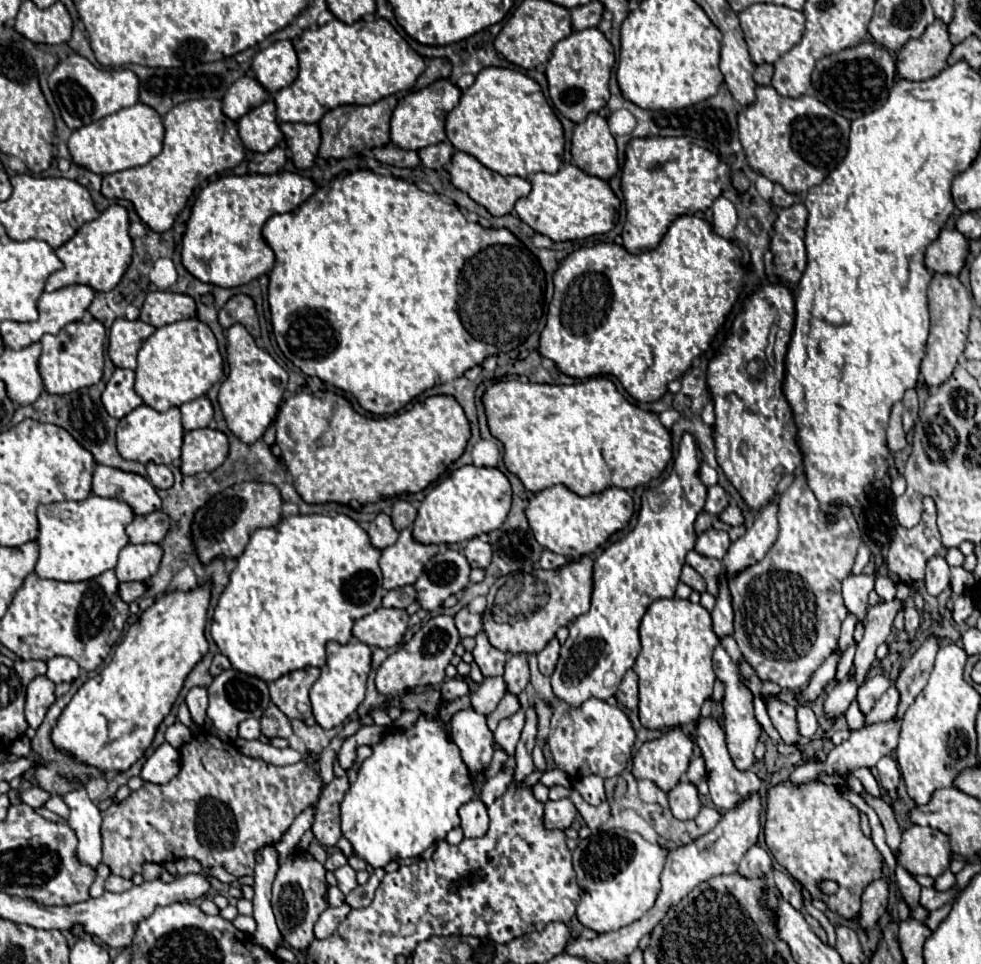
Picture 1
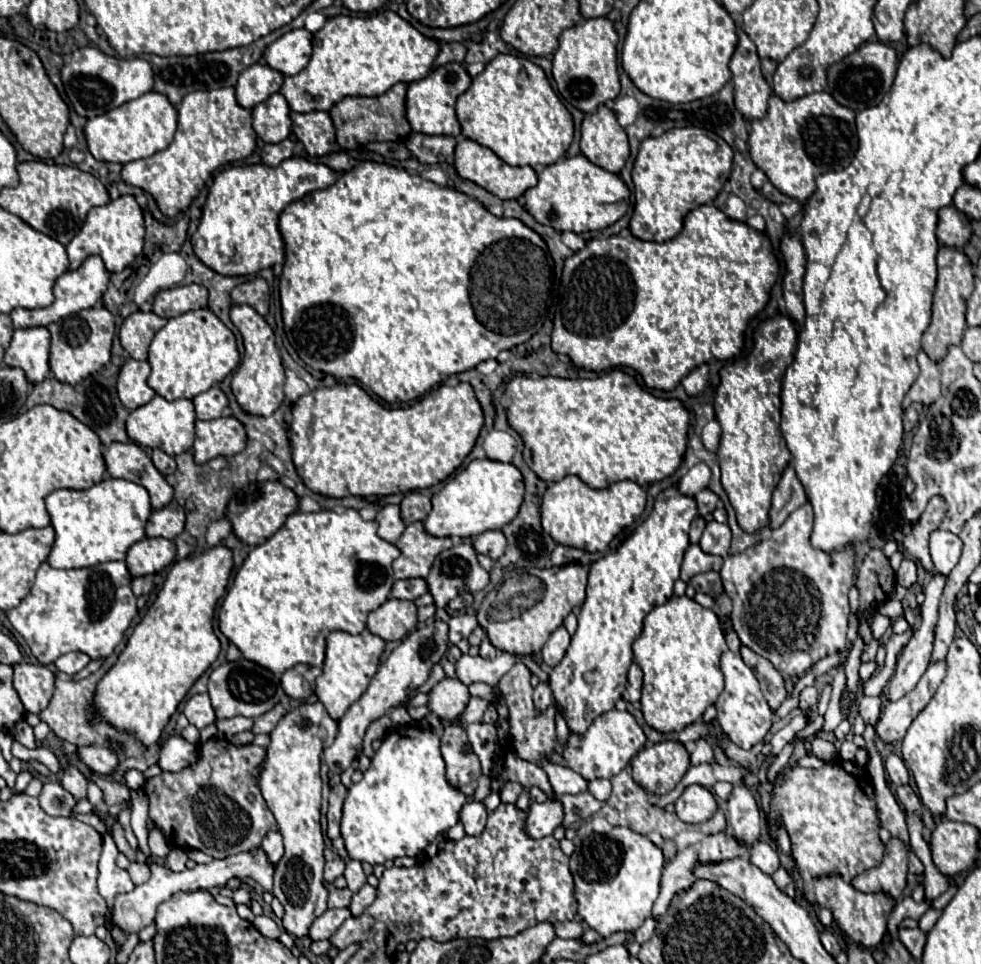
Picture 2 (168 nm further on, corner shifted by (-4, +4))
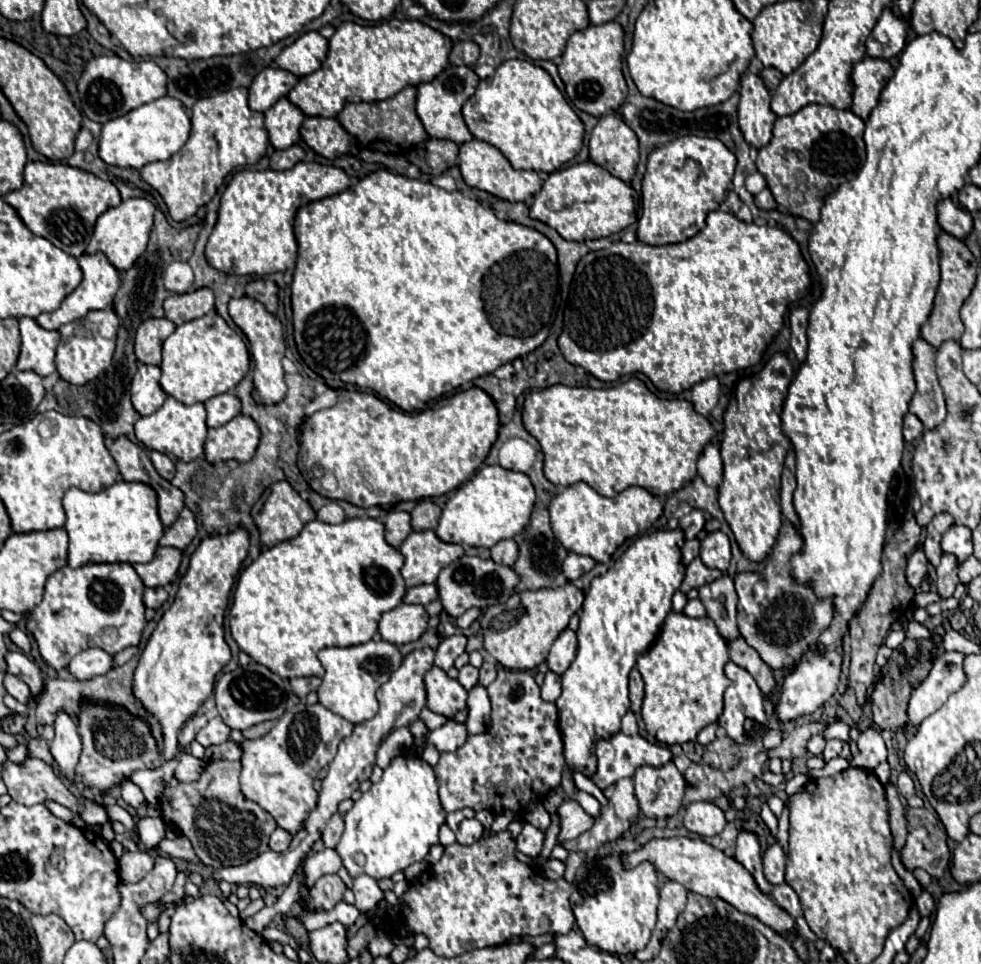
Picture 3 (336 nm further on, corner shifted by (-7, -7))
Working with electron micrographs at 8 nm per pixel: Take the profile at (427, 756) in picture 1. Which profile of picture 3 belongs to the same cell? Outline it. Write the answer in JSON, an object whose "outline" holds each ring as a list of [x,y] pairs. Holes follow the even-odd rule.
{"outline":[[[406,752],[392,760],[392,764],[384,770],[382,780],[372,784],[372,788],[364,792],[362,798],[354,802],[352,810],[344,816],[344,834],[336,846],[336,852],[352,878],[360,874],[368,874],[374,880],[390,878],[392,874],[426,858],[430,846],[438,844],[438,828],[444,824],[444,820],[446,810],[442,808],[438,798],[438,782],[432,766],[424,762],[420,756]]]}

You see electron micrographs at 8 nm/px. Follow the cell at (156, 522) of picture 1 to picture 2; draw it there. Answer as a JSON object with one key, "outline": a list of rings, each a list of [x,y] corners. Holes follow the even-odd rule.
{"outline":[[[171,501],[167,507],[153,511],[145,533],[147,537],[165,537],[165,539],[175,539],[183,531],[183,509]]]}

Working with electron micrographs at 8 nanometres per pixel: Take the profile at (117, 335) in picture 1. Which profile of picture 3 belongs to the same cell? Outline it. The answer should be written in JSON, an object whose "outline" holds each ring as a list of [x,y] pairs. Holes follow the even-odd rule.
{"outline":[[[150,318],[140,324],[136,332],[136,358],[144,364],[160,364],[162,362],[162,342],[176,330],[176,324],[168,318]]]}

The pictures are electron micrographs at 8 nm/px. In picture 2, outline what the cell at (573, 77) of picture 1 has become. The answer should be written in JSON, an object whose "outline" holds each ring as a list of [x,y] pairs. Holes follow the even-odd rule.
{"outline":[[[607,17],[585,19],[561,33],[553,57],[553,79],[559,95],[583,113],[595,113],[601,103],[613,101],[619,95],[617,33]]]}

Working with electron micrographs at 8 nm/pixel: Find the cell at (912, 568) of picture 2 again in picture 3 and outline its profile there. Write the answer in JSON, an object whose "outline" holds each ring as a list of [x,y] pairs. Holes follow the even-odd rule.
{"outline":[[[922,544],[916,546],[916,550],[912,552],[910,560],[908,560],[908,568],[906,568],[906,578],[908,578],[908,584],[910,586],[918,586],[926,574],[926,566],[928,566],[928,560],[924,556],[924,550],[922,550]]]}

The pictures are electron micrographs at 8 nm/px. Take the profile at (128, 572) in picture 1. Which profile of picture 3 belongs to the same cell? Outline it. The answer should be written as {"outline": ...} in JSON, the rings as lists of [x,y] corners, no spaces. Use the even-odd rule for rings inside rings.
{"outline":[[[158,548],[156,556],[148,564],[136,564],[136,572],[142,578],[144,586],[166,586],[178,574],[178,566],[182,562],[182,552],[178,548]]]}

